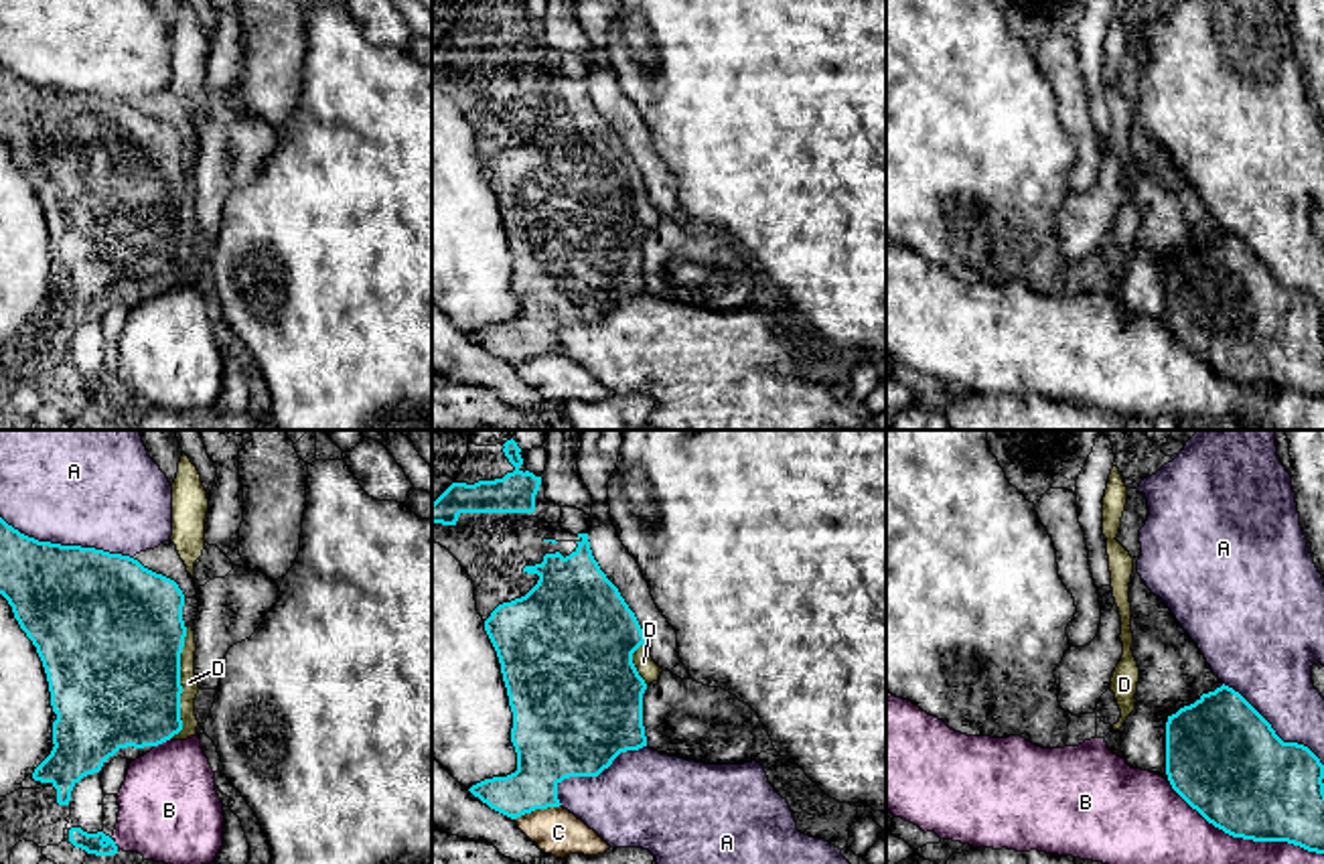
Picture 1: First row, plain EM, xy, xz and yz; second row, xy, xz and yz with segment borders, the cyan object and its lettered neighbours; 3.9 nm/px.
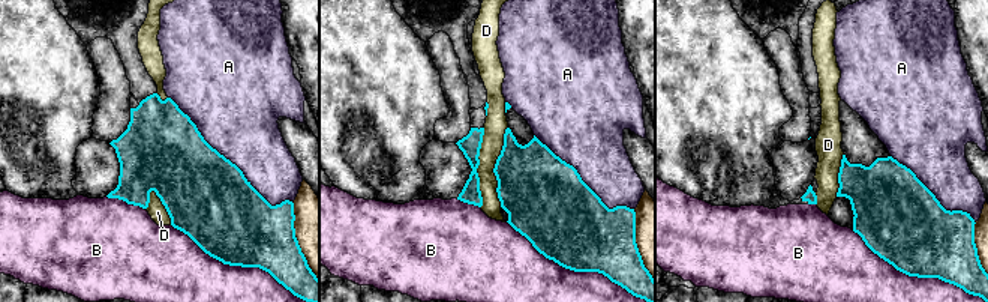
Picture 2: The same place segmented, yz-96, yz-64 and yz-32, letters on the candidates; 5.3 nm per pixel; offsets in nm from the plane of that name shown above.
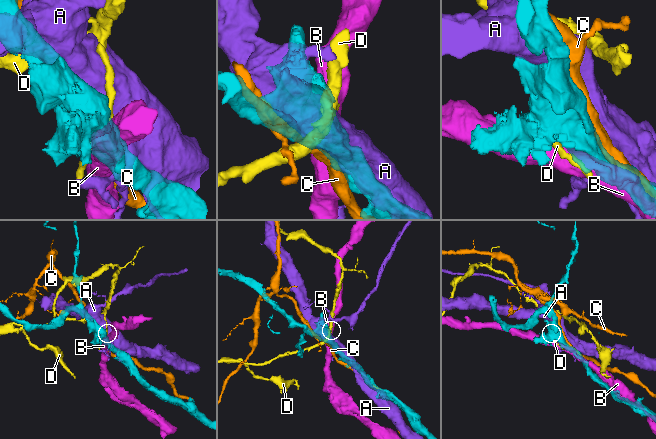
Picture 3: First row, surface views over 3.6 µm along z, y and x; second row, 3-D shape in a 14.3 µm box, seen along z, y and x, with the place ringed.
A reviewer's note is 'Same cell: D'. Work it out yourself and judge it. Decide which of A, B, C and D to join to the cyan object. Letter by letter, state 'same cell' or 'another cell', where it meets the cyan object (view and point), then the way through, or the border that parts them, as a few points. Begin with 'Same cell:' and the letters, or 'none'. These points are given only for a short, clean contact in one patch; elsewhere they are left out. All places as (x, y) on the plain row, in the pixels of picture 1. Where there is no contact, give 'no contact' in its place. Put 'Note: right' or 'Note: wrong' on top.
Note: right
Same cell: D
A: another cell; meets cyan in xy at (67, 92)
B: another cell; meets cyan in yz at (1245, 384)
C: another cell; meets cyan in xz at (538, 353)
D: same cell; meets cyan in xy at (179, 230)

